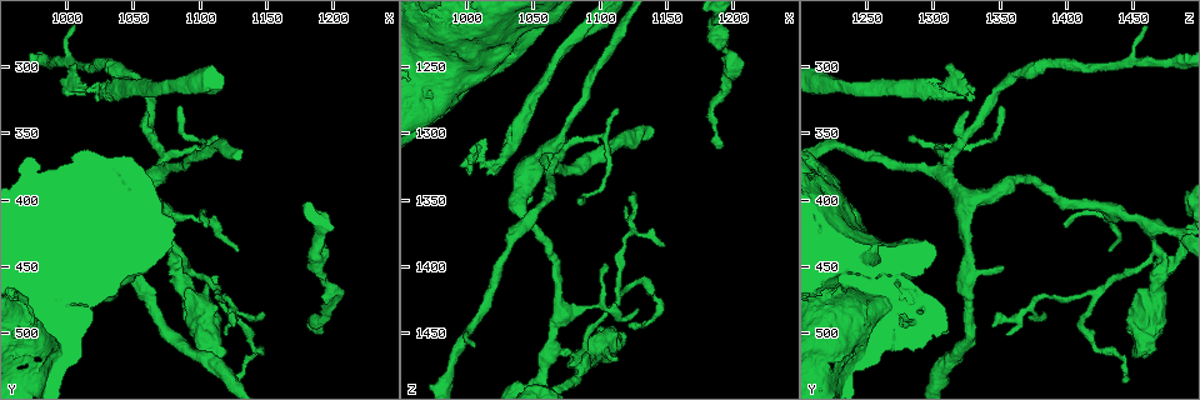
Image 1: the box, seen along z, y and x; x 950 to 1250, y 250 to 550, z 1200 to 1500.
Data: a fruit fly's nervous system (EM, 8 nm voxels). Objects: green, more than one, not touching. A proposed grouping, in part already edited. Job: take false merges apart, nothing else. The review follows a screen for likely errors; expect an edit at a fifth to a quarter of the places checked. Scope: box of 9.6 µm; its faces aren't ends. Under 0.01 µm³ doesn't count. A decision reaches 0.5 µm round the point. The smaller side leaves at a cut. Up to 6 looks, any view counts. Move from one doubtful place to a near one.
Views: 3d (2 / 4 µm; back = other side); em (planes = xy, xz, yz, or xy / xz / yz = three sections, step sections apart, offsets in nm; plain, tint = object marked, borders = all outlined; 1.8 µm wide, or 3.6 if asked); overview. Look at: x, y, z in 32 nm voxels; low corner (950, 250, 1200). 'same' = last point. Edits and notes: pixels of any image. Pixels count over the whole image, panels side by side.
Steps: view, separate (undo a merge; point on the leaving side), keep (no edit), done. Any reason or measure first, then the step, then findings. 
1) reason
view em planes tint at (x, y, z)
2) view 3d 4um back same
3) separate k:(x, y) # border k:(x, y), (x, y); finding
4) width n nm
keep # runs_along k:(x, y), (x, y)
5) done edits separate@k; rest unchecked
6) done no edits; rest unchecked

sudden change in width
view 3d 2um at (1088, 316, 1222)

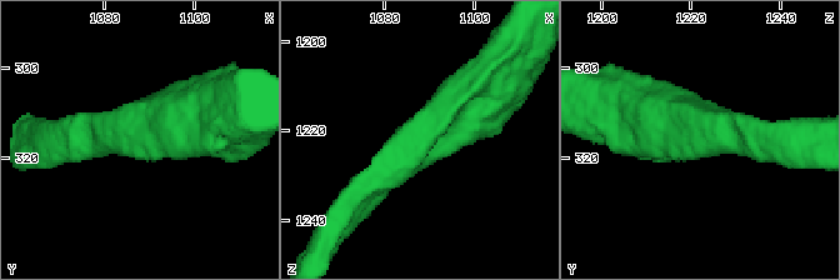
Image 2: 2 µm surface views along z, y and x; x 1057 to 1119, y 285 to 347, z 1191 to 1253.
arm_widths 220, 420 nm; need the tissue
view em planes tint at (1091, 315, 1220)

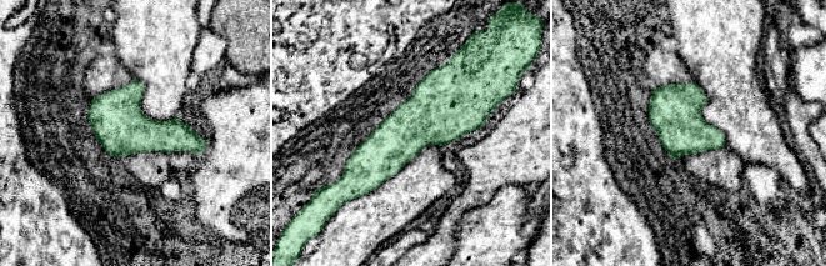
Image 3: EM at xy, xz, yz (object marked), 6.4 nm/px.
keep # continuous, no second cell

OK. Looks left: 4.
sudden change in width
view 3d 2um at (1016, 316, 1322)

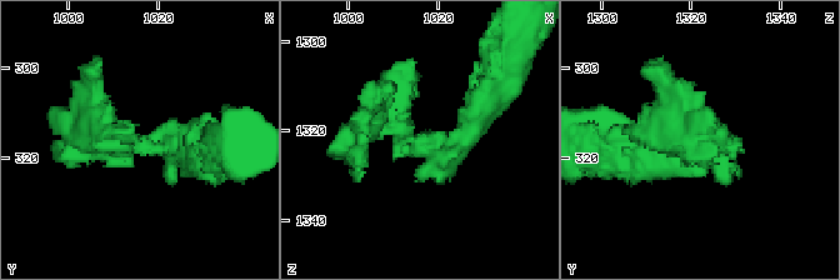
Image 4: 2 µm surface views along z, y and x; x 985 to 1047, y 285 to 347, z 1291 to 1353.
view em 3.6um planes tint at (1013, 317, 1322)

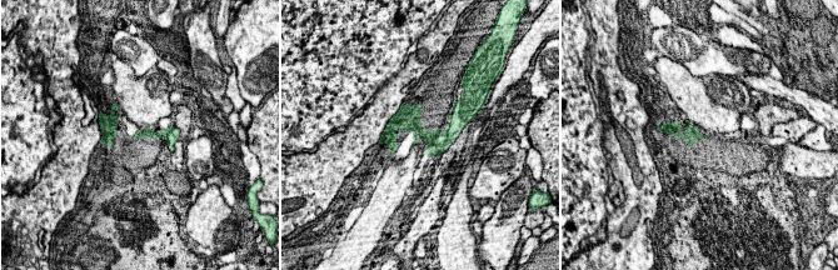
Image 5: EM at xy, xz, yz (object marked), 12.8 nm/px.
keep # one cell here

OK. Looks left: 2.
small branch off a trunk
view em yz step 4 borders at (1066, 378, 1312)

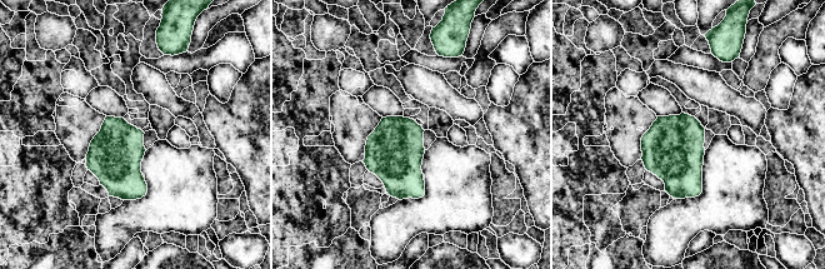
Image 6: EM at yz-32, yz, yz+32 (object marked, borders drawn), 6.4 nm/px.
cut it another way
view em planes borders same

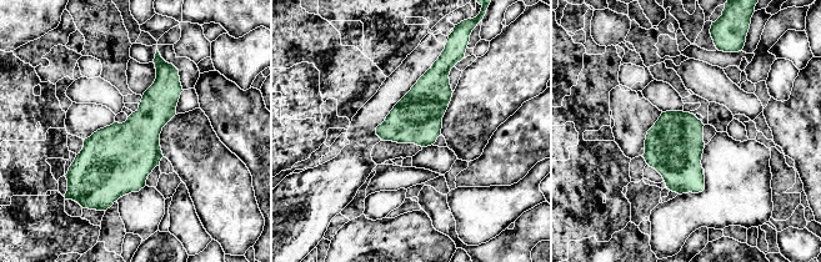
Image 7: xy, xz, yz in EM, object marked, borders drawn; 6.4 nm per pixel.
keep # continuous, no second cell

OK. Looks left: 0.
done no edits; rest unchecked

